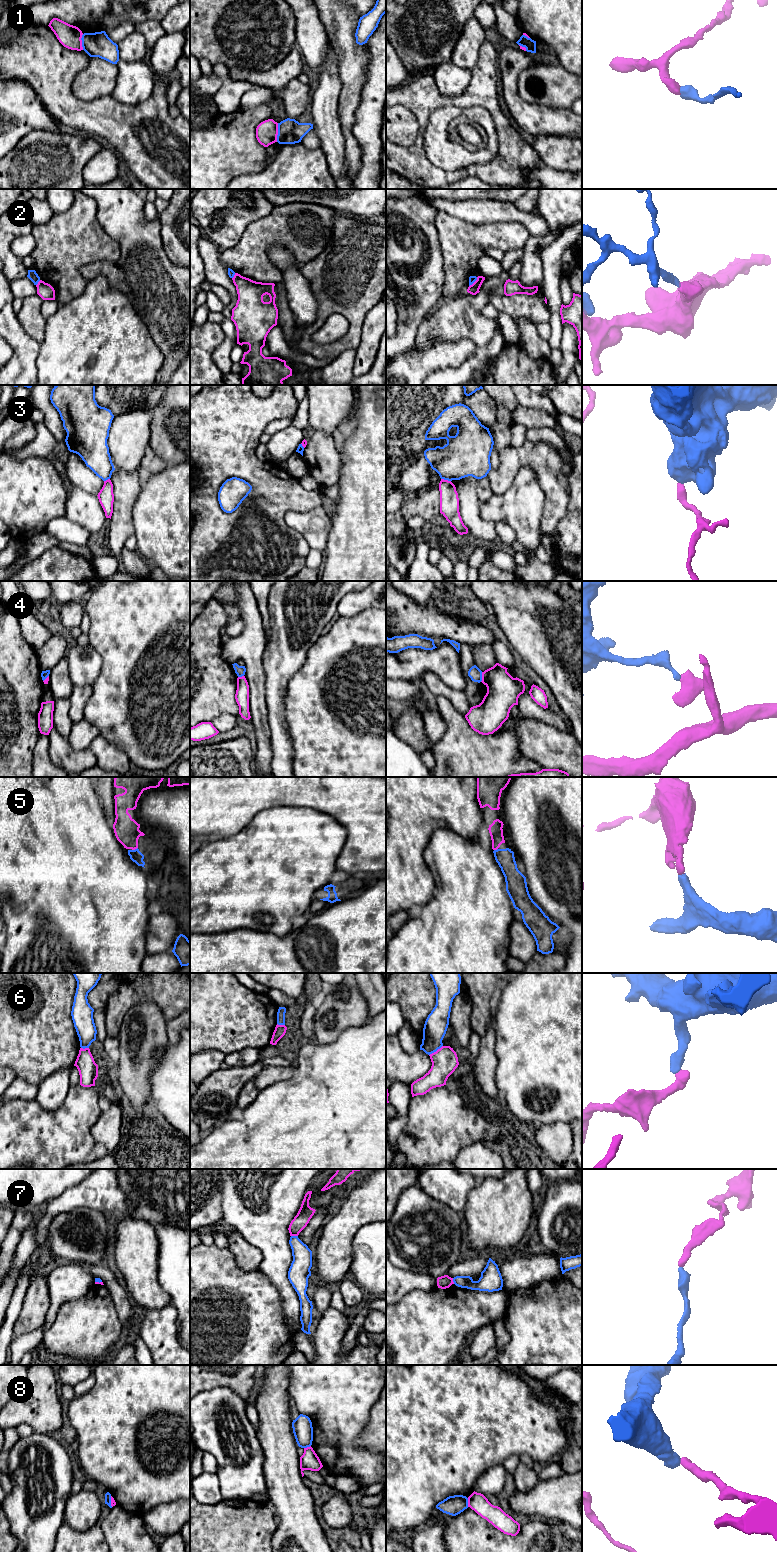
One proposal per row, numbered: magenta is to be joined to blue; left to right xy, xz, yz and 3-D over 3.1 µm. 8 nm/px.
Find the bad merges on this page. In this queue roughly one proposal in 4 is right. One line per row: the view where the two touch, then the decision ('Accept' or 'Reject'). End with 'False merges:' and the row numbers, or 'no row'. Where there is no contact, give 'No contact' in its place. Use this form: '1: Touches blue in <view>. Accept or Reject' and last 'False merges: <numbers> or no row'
1: Touches blue in xz. Reject
2: Touches blue in xy. Reject
3: Touches blue in yz. Reject
4: Touches blue in yz. Reject
5: Touches blue in xy. Accept
6: Touches blue in yz. Reject
7: Touches blue in xz. Reject
8: Touches blue in yz. Reject
False merges: 1, 2, 3, 4, 6, 7, 8

